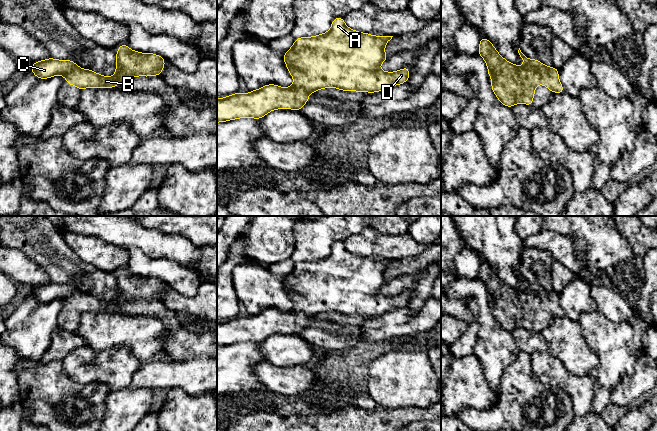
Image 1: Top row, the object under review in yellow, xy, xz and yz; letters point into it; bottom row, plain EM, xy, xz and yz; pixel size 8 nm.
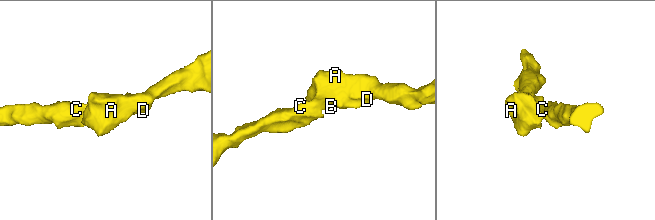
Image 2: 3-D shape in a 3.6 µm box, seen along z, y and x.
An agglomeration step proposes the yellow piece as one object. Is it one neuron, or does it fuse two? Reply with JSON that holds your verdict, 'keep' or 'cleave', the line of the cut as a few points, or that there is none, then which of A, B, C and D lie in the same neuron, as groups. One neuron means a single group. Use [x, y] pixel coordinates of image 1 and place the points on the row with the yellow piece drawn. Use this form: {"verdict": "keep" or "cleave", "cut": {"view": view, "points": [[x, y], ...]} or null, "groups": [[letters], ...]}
{"verdict": "keep", "cut": null, "groups": [["A", "B", "C", "D"]]}

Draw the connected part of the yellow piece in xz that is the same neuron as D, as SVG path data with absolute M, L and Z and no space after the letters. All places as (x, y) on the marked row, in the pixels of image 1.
M336 17L327 33L318 36L299 37L282 56L288 72L294 79L291 87L282 88L275 84L264 85L246 94L233 93L217 99L217 123L239 118L261 119L275 109L301 111L309 101L309 93L323 88L337 88L342 91L380 92L395 85L406 83L410 77L409 66L385 72L379 66L389 58L384 48L393 36L374 36L357 32L344 23L343 17Z

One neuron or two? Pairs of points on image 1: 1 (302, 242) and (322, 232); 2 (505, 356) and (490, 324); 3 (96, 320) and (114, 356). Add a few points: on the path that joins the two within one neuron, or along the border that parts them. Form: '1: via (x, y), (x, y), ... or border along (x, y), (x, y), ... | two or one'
1: via (307, 242), (310, 242), (317, 236) | one
2: via (497, 348), (493, 344), (490, 332) | one
3: border along (87, 345), (96, 351), (125, 346), (132, 354) | two

